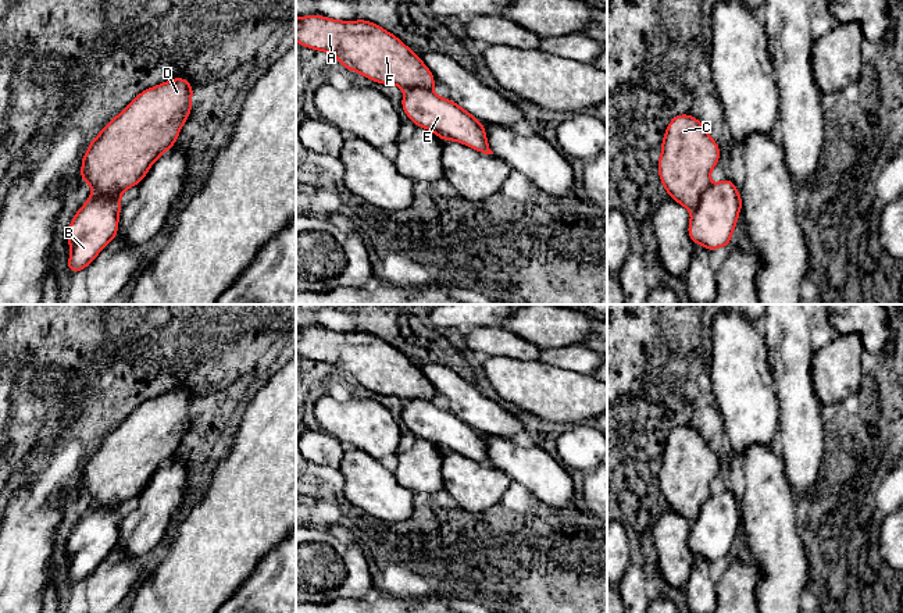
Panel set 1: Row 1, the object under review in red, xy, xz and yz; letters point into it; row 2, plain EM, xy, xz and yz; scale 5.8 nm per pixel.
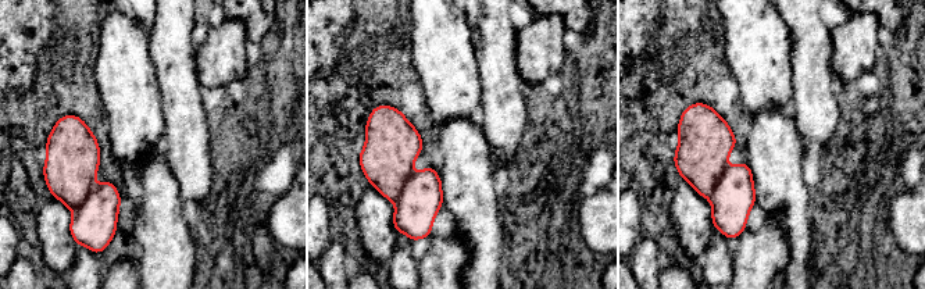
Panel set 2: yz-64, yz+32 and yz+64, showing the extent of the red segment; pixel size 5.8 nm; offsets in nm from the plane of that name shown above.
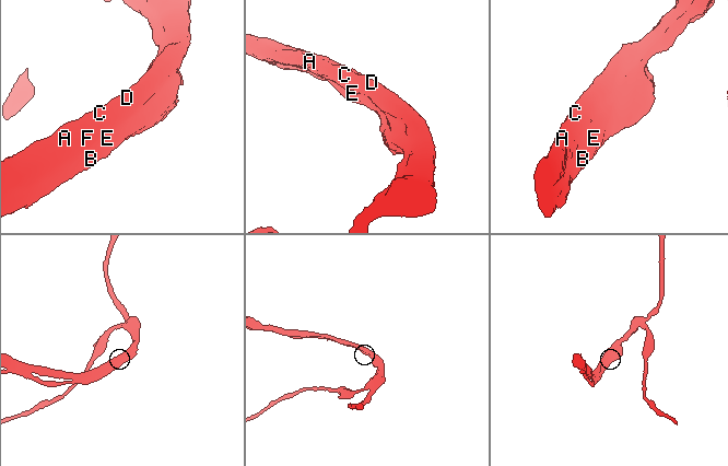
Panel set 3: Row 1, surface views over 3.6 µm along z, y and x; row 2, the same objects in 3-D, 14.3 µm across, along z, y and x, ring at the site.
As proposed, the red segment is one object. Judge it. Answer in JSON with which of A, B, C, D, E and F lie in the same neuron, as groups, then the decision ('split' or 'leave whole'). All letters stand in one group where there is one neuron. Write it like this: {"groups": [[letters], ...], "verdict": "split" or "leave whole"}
{"groups": [["A", "B", "C", "D", "E", "F"]], "verdict": "leave whole"}

